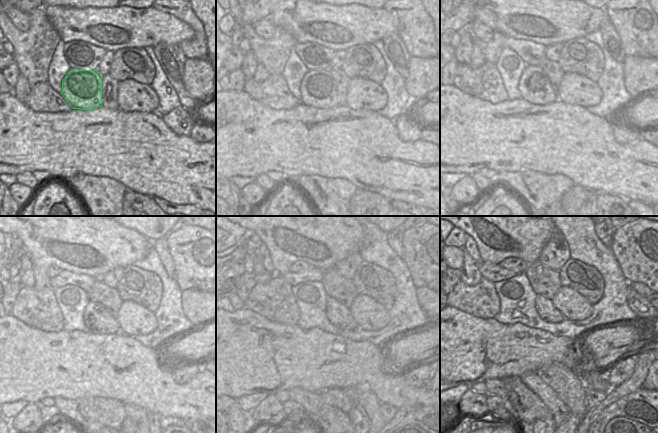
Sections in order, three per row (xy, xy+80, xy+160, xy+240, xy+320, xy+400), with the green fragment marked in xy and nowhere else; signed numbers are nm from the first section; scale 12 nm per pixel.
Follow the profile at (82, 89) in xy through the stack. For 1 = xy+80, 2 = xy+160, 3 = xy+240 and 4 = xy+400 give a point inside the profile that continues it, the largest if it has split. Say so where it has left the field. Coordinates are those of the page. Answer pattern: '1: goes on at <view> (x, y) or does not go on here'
1: goes on at xy+80 (318, 89)
2: goes on at xy+160 (553, 95)
3: goes on at xy+240 (108, 324)
4: goes on at xy+400 (544, 306)

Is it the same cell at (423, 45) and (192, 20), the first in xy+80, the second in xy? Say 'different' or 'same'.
same

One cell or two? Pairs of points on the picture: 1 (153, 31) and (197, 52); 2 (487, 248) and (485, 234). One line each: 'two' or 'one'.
1: two
2: one

